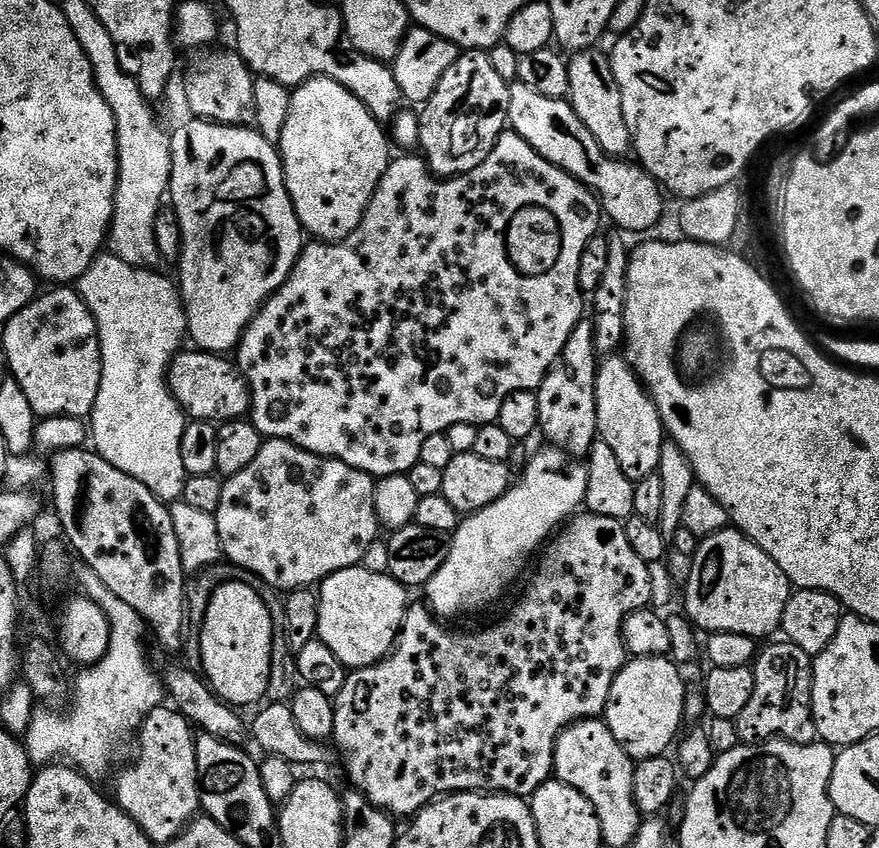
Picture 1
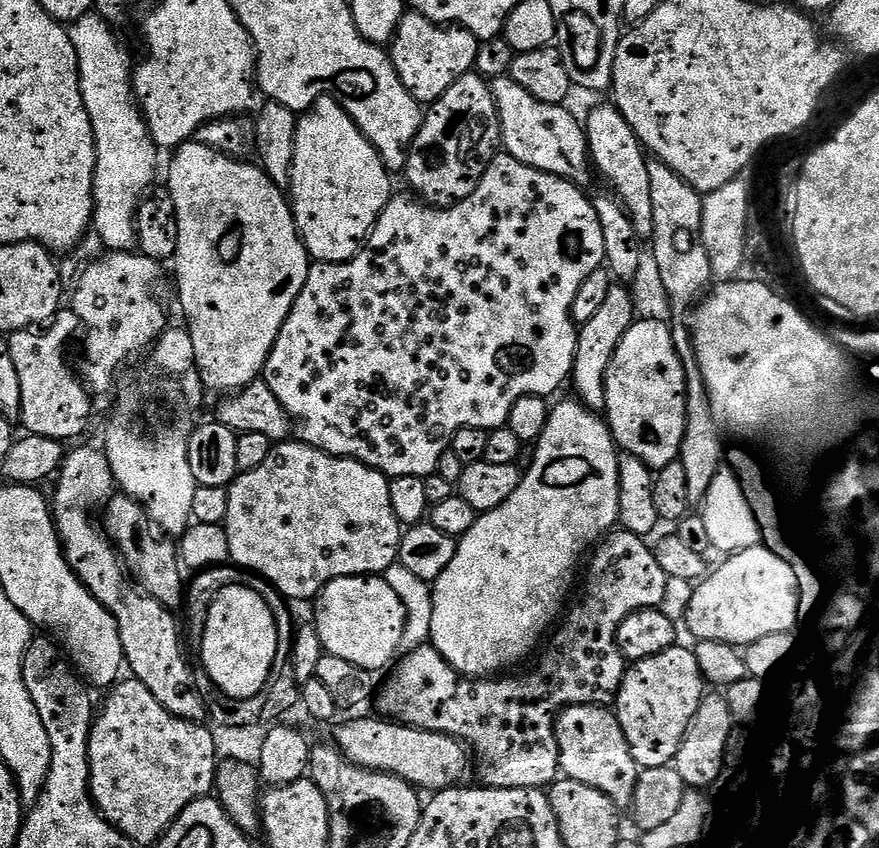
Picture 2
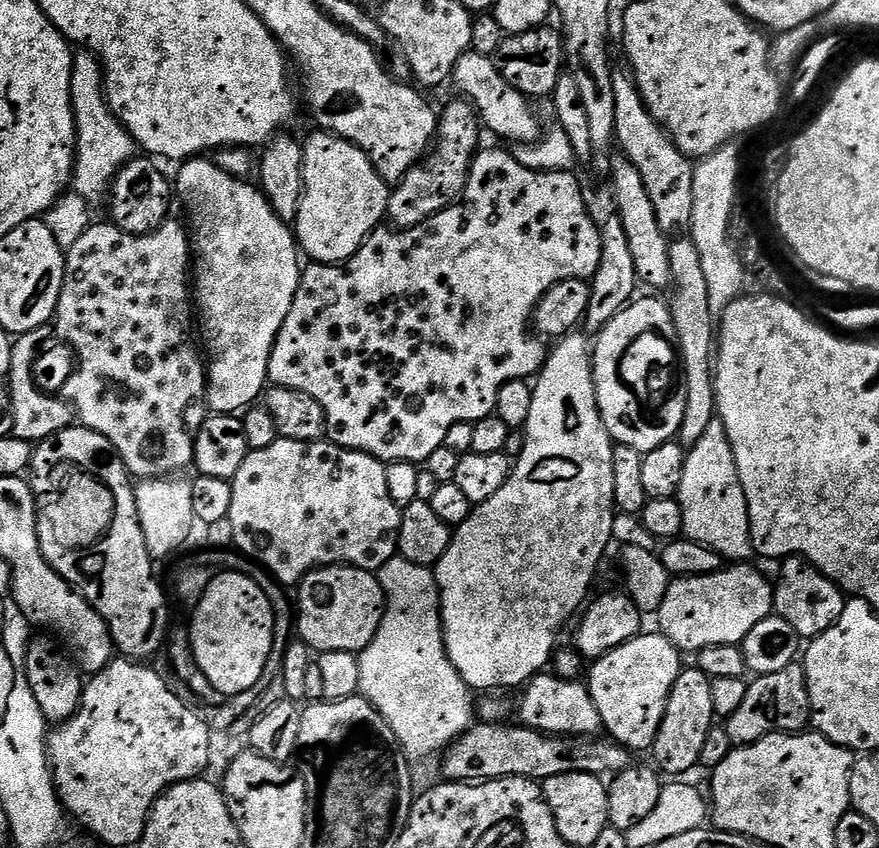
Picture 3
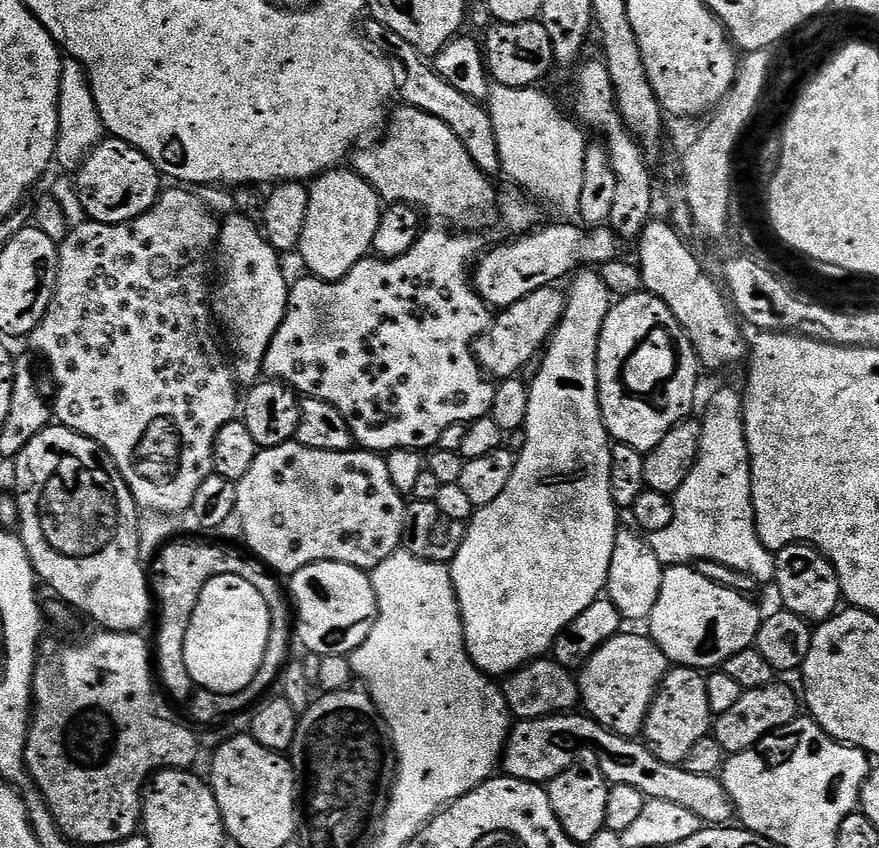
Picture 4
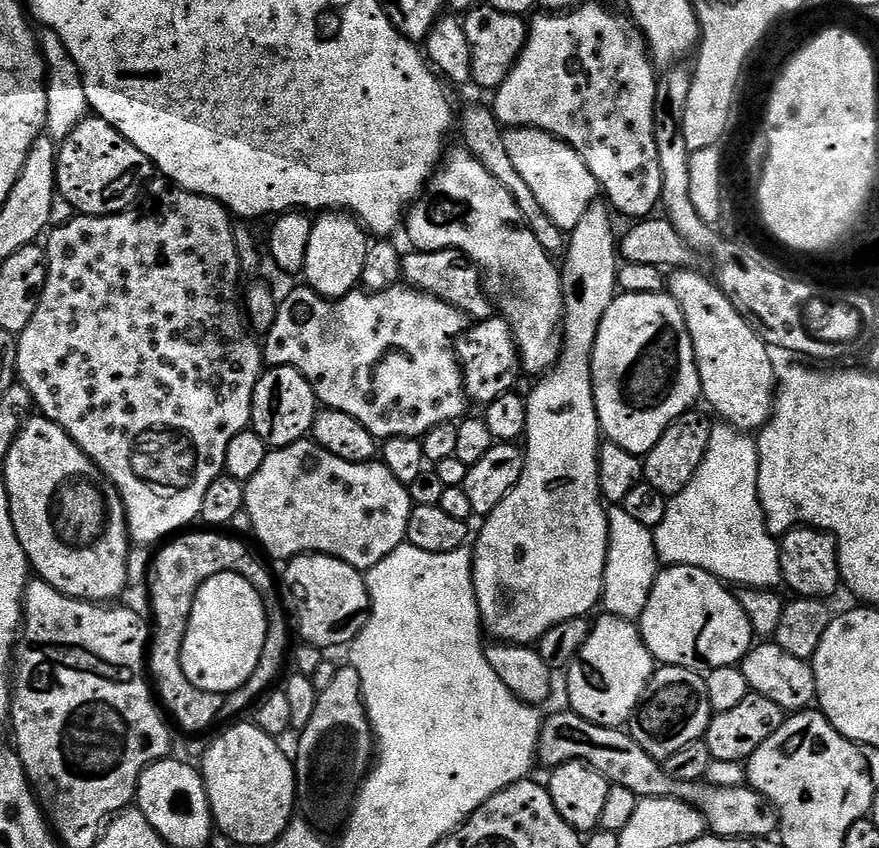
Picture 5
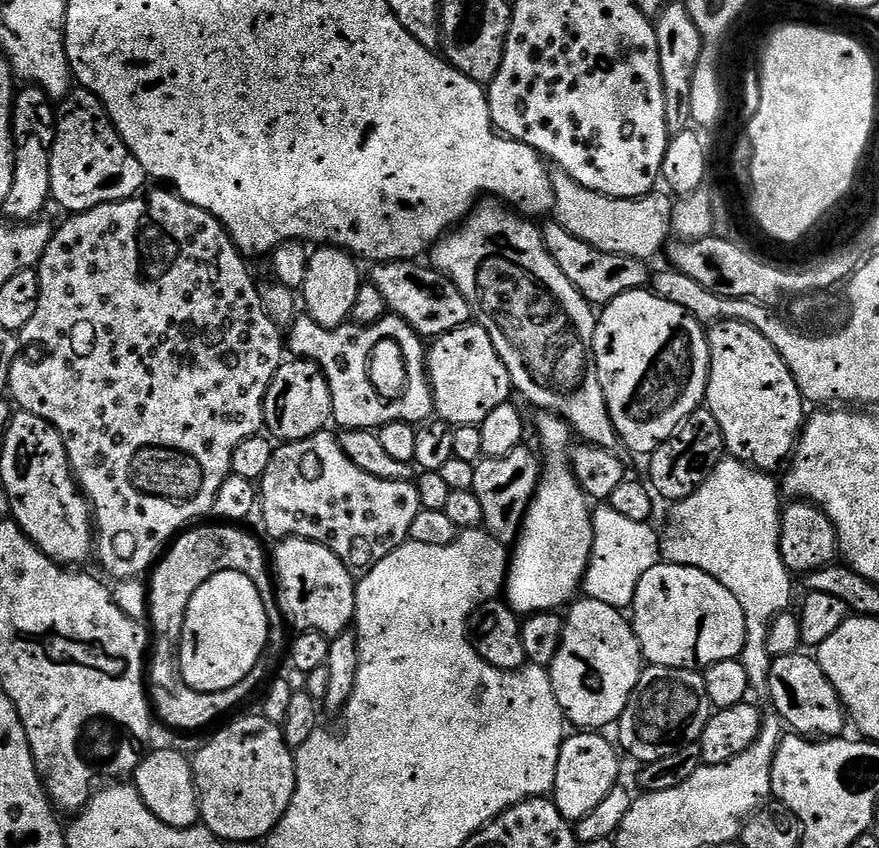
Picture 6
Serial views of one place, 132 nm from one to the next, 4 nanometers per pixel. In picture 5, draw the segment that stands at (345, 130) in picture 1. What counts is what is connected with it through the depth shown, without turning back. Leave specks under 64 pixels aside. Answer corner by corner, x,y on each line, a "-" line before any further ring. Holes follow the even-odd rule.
339,210
319,213
313,219
310,230
310,246
306,246
306,262
302,273
310,287
320,296
338,300
353,291
362,278
362,262
366,262
366,250
370,236
355,216

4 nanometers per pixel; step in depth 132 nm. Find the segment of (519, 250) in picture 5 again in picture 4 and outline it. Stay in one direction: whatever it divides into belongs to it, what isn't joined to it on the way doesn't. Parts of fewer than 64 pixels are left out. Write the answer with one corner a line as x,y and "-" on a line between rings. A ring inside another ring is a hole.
400,106
393,116
391,113
387,117
386,131
380,138
377,148
357,151
350,164
385,205
406,204
448,226
476,226
484,223
491,212
493,215
497,189
492,189
490,177
475,164
458,136
441,119
420,109

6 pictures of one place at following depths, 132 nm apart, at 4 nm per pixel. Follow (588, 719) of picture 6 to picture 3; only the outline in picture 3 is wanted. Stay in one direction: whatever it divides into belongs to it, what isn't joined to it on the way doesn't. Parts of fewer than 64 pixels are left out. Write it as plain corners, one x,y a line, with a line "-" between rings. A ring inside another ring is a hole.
662,634
635,636
630,642
610,650
601,660
595,661
586,677
588,693
594,698
594,706
598,706
598,714
604,723
603,731
615,743
627,748
629,753
647,753
651,749
654,738
658,734
658,726
662,726
662,718
666,714
666,702
670,698
670,690
674,690
674,682
682,670
682,653

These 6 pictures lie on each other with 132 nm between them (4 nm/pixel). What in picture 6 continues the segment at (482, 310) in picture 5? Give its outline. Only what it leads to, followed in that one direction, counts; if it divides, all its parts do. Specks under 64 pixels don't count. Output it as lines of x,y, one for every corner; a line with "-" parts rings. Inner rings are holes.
386,260
375,265
370,282
386,298
389,313
402,318
421,338
446,334
473,319
470,302
454,282
427,263
416,260

